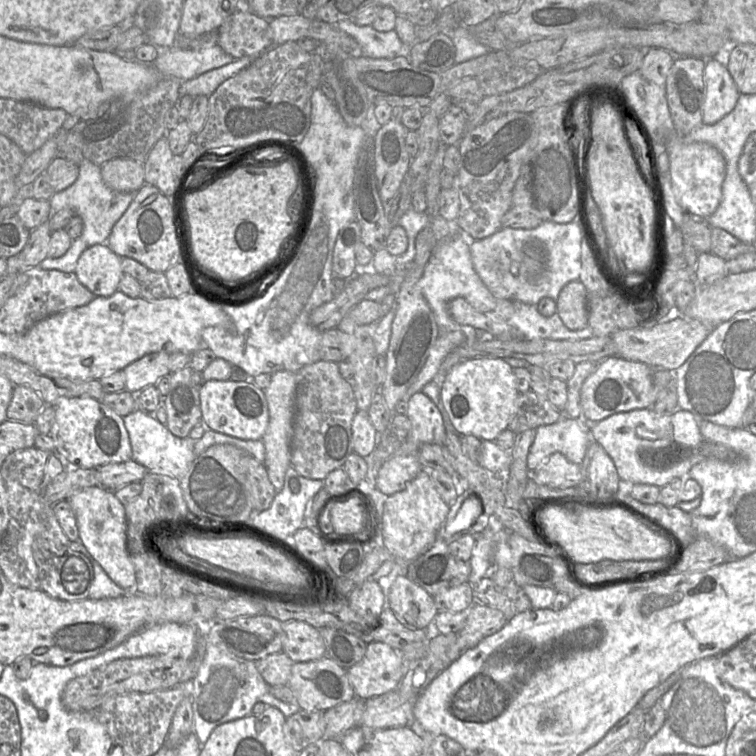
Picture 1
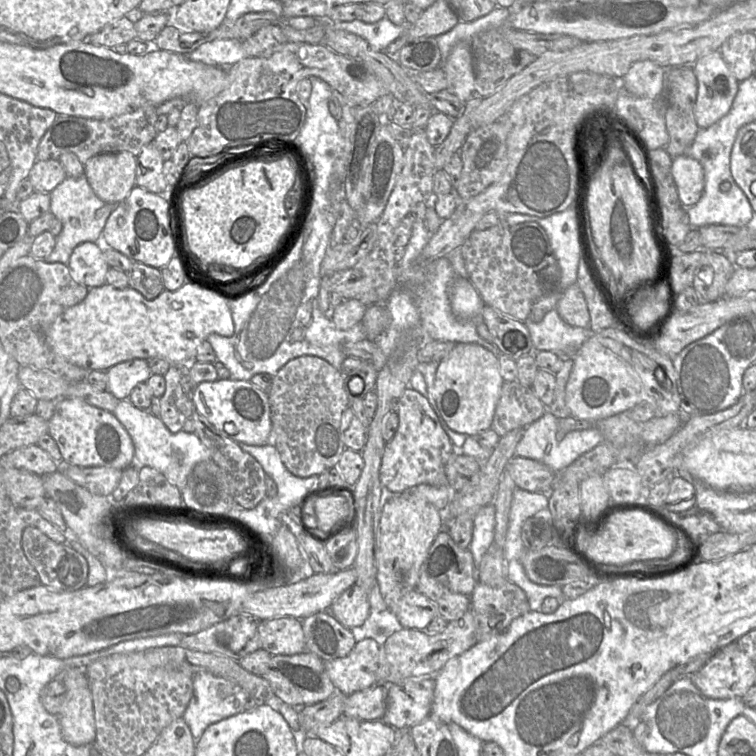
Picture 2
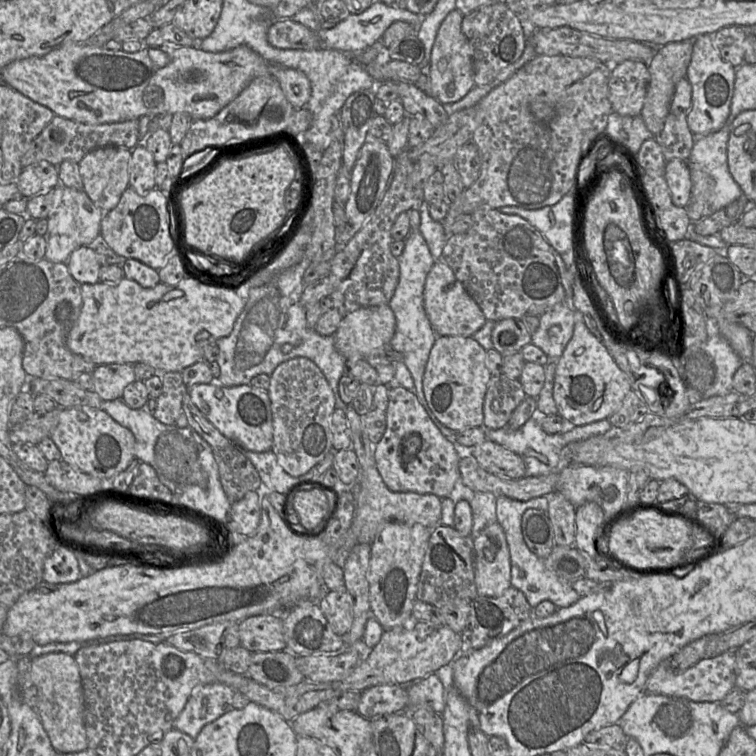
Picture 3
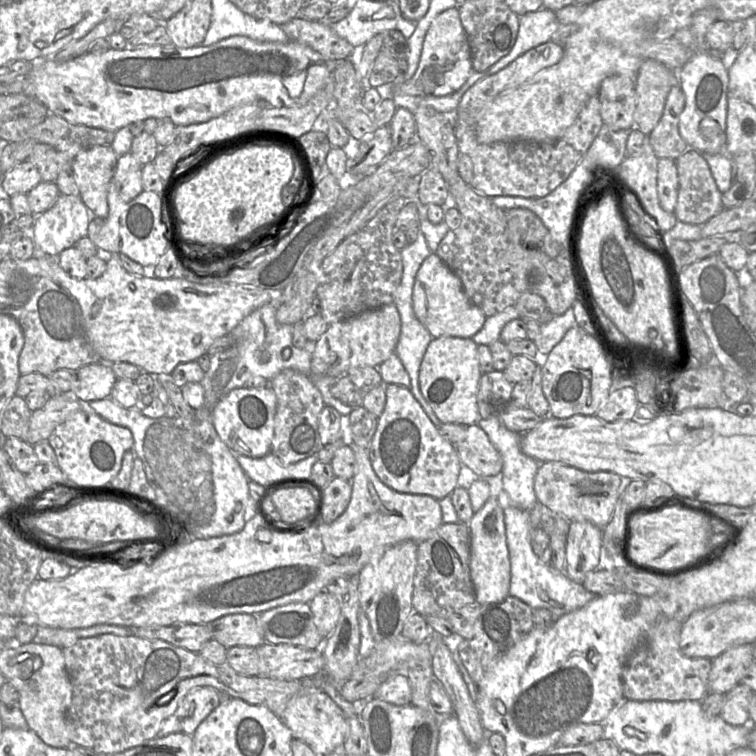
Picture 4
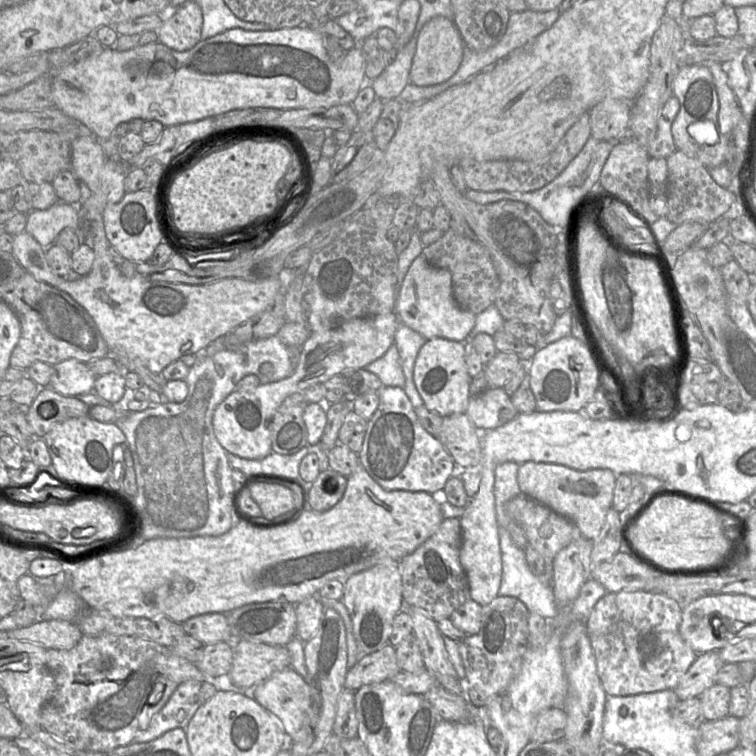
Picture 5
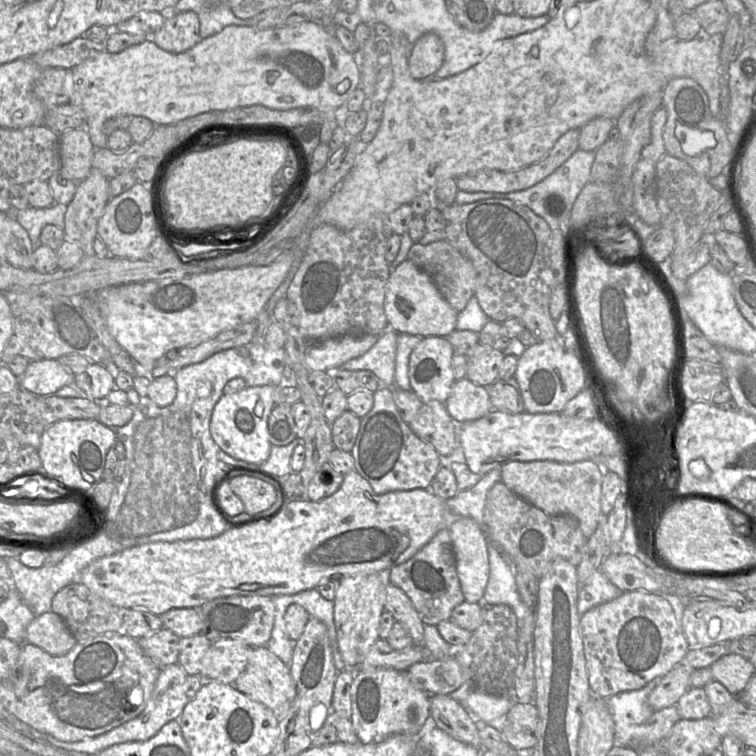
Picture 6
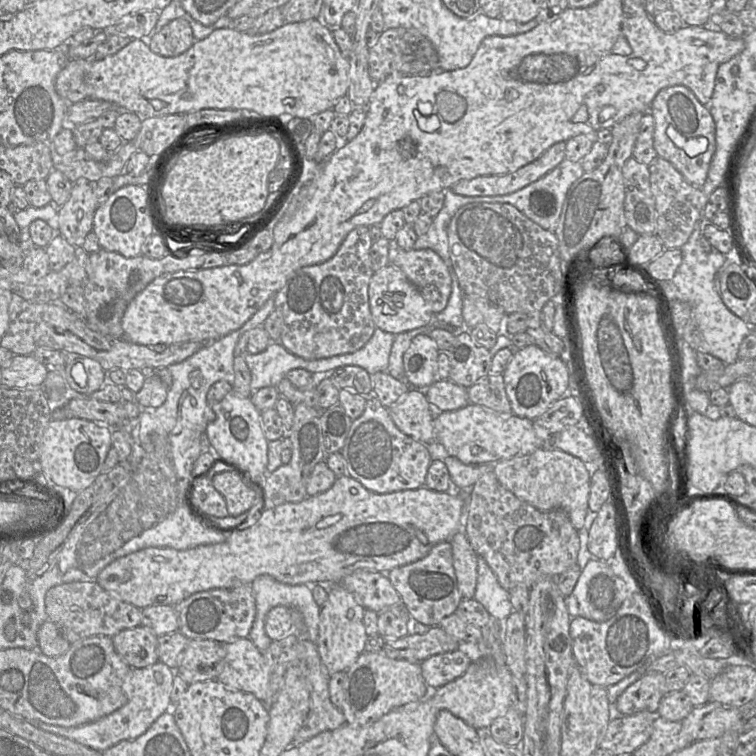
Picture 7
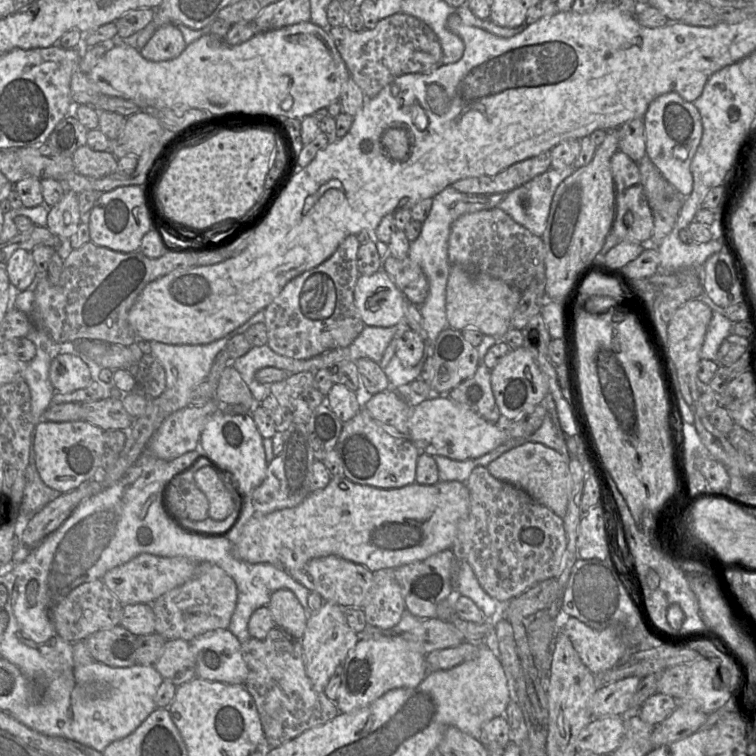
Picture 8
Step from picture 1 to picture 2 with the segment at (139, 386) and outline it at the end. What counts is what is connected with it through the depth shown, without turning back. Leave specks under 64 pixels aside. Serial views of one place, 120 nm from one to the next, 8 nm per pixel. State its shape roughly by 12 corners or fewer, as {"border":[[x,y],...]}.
{"border":[[135,358],[106,370],[107,391],[128,399],[152,375],[146,359]]}

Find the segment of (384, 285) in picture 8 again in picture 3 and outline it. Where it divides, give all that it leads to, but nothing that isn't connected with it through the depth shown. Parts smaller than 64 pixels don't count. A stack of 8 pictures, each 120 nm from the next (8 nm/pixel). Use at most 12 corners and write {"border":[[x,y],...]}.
{"border":[[442,259],[426,277],[437,336],[470,337],[487,321]]}

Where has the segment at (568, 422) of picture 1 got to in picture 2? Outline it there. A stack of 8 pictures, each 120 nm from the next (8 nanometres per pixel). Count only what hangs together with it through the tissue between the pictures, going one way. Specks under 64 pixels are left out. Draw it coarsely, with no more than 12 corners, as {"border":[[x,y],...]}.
{"border":[[546,411],[524,429],[514,455],[558,472],[604,441],[597,428],[556,437]]}

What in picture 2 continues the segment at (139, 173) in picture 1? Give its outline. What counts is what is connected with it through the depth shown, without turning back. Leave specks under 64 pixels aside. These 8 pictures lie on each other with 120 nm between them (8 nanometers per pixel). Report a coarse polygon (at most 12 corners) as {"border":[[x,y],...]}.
{"border":[[101,153],[84,175],[103,201],[118,204],[136,186],[137,157]]}

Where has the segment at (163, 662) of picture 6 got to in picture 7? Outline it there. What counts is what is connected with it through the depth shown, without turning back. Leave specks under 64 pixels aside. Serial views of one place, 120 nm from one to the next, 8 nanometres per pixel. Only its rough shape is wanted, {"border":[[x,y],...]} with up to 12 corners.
{"border":[[148,627],[113,636],[118,655],[131,668],[159,661],[158,636]]}

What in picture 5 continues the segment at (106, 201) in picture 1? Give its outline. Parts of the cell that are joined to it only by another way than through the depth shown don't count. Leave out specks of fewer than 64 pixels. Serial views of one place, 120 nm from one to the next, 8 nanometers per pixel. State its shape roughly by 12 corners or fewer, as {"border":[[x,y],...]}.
{"border":[[57,201],[29,212],[25,231],[49,249],[78,229],[78,205]]}

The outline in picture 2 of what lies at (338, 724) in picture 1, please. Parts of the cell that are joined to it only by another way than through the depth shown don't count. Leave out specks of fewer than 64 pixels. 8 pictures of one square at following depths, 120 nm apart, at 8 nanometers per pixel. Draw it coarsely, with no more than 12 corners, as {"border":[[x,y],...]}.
{"border":[[377,684],[347,696],[343,716],[381,720],[387,686]]}

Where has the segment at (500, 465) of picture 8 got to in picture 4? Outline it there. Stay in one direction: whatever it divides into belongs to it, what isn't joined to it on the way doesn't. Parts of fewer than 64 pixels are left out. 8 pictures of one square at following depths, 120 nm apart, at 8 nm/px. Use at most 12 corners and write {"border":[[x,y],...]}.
{"border":[[540,462],[538,502],[603,529],[623,478]]}

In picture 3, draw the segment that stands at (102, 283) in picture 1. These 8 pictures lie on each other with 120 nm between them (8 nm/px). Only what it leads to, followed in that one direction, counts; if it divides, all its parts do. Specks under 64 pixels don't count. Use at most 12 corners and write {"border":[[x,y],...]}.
{"border":[[92,246],[75,249],[66,261],[79,284],[99,282]]}

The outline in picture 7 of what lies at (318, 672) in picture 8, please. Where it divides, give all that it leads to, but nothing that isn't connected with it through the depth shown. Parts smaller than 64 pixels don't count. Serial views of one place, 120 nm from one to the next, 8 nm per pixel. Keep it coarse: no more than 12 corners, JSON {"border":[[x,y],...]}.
{"border":[[330,586],[316,642],[329,675],[364,651],[365,608]]}

